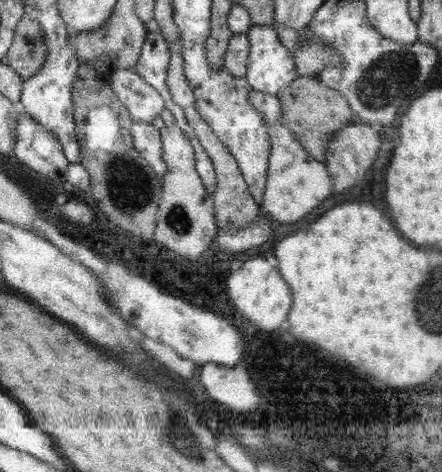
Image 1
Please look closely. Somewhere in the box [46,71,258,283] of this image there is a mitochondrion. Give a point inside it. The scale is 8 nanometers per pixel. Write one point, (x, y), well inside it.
(128, 182)

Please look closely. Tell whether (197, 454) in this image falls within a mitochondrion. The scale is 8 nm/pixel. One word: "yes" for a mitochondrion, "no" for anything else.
yes

